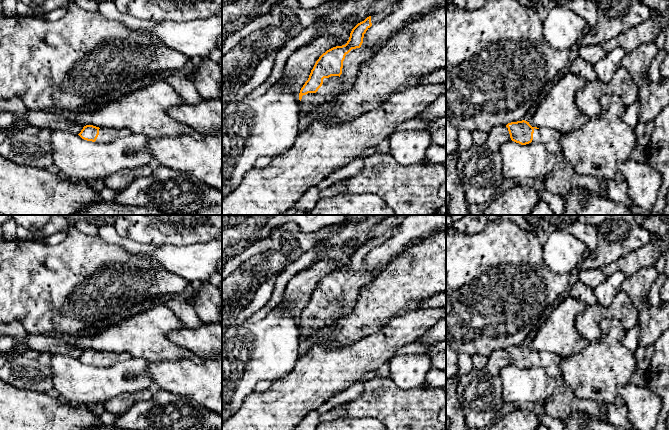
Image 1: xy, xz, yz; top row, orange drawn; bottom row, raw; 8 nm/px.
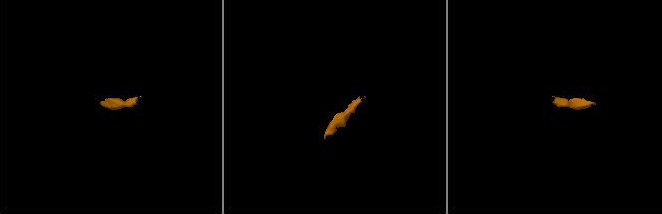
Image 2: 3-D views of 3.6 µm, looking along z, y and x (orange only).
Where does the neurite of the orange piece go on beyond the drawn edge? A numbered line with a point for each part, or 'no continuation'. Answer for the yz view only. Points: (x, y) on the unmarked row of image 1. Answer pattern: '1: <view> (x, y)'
1: yz (551, 362)

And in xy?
1: xy (106, 359)

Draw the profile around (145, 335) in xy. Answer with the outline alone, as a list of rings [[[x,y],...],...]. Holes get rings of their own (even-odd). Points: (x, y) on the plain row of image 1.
[[[165,305],[147,308],[136,315],[124,319],[97,332],[93,336],[68,337],[69,344],[82,349],[93,349],[99,352],[127,353],[133,358],[149,362],[177,361],[193,357],[193,354],[168,339],[168,334],[174,330],[186,327],[178,317]]]

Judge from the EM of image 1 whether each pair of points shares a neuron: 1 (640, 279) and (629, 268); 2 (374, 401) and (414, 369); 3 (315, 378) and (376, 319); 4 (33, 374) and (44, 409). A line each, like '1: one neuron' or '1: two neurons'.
1: two neurons
2: two neurons
3: two neurons
4: two neurons

